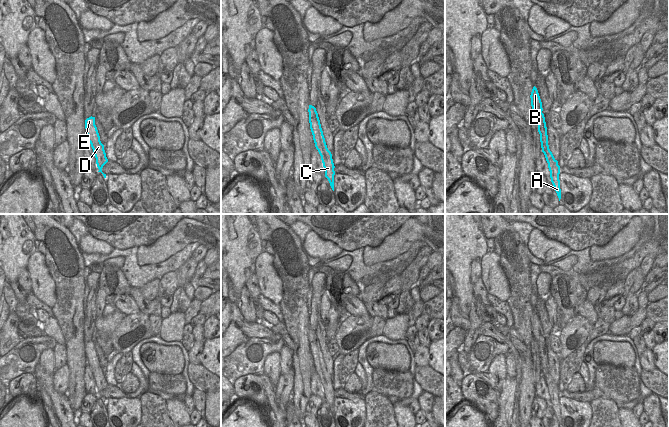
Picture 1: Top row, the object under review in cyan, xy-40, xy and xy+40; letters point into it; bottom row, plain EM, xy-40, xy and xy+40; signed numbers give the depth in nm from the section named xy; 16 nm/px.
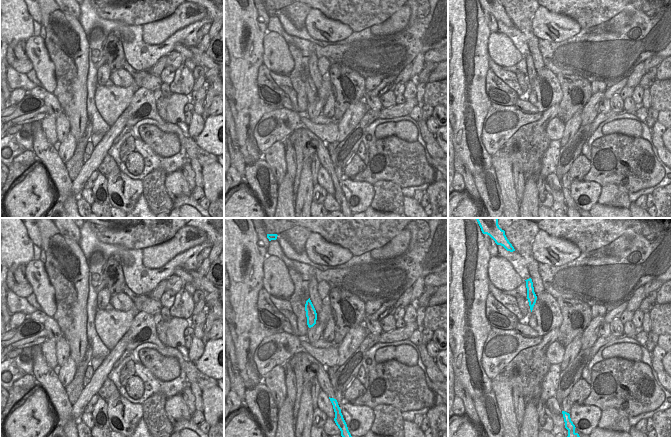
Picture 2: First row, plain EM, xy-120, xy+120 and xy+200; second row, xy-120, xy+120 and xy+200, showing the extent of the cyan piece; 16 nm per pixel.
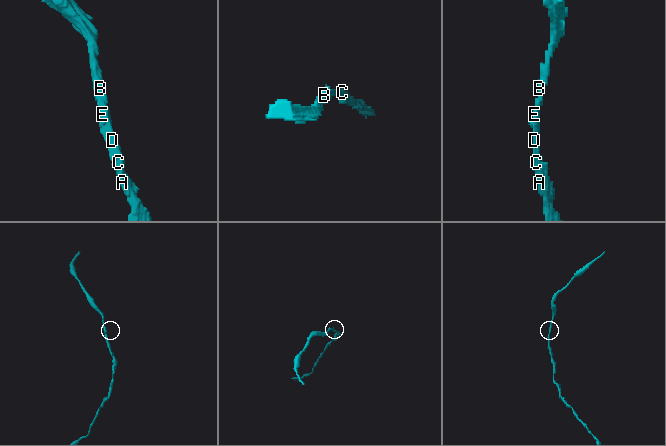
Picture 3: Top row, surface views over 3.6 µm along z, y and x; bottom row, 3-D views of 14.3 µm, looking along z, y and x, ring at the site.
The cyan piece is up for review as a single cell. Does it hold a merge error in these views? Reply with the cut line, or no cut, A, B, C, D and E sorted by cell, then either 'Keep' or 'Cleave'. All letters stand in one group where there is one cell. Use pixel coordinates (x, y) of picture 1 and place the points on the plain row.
No split. Groups: A B C D E. Keep

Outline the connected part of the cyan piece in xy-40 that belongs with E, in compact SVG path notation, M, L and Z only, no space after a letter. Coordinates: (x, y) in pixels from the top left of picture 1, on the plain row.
M91 340L85 344L85 353L87 364L90 366L96 382L96 388L99 393L98 396L101 396L104 402L106 402L106 398L102 396L102 392L108 386L108 383L106 381L104 369L100 365L100 360L95 349L95 341Z

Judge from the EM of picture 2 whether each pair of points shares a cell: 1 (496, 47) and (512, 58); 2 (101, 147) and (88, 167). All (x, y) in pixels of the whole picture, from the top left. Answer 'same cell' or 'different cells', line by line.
1: same cell
2: same cell

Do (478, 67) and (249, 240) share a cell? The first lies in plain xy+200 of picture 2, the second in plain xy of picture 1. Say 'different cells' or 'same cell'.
same cell

